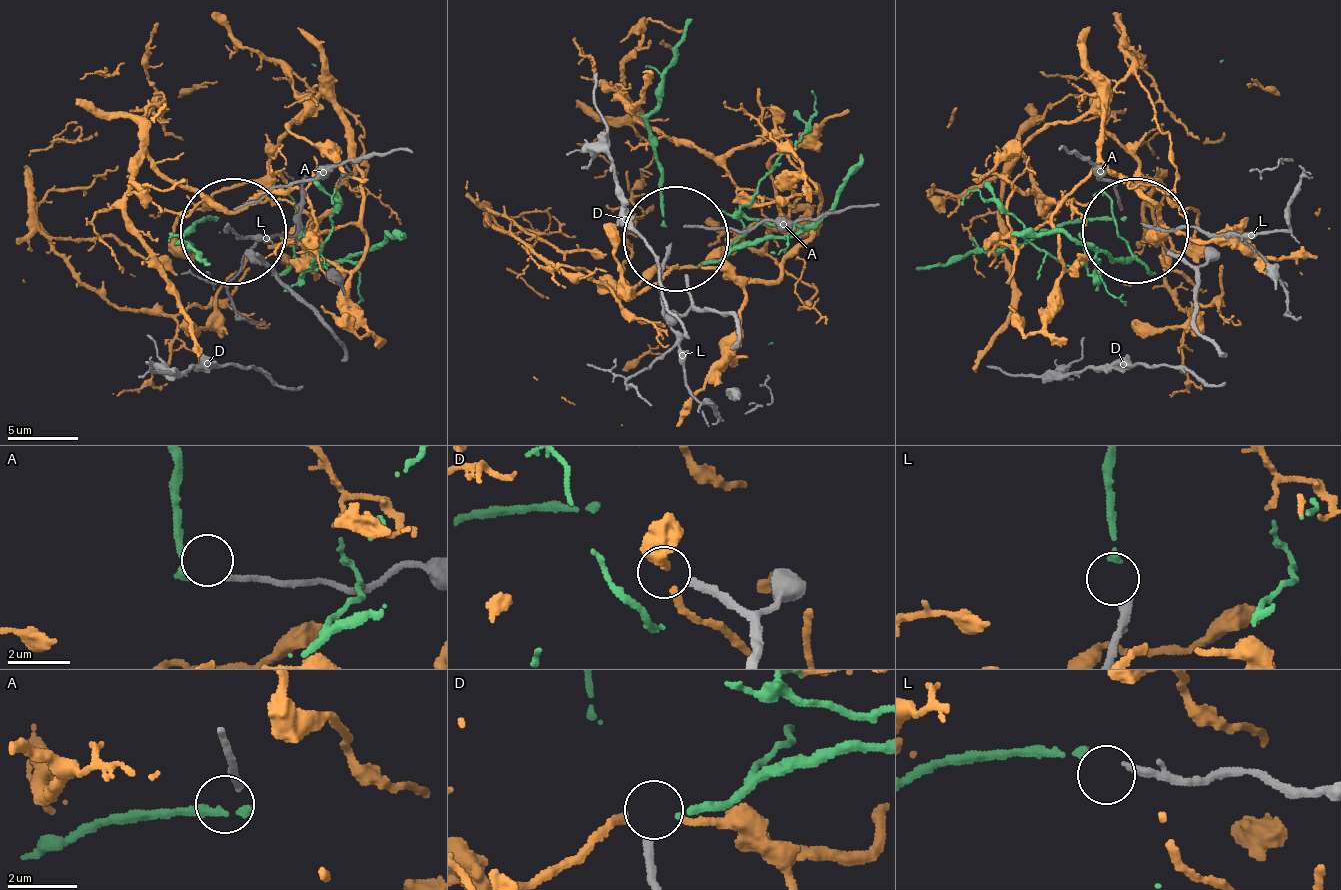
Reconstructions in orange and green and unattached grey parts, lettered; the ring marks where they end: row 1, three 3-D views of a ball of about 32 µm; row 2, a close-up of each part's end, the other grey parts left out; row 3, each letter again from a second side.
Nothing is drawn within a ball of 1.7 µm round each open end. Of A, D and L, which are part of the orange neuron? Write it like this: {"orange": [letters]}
{"orange": []}

